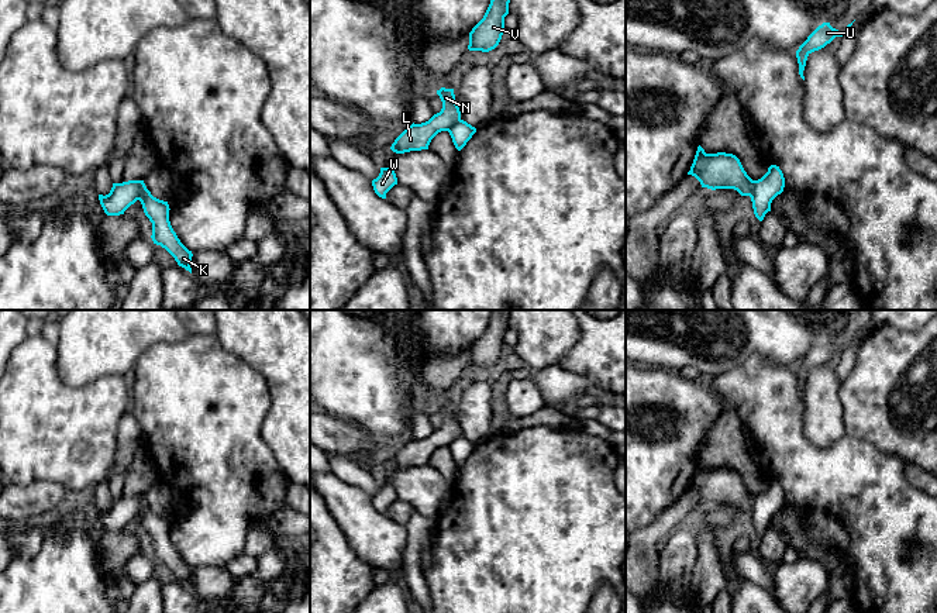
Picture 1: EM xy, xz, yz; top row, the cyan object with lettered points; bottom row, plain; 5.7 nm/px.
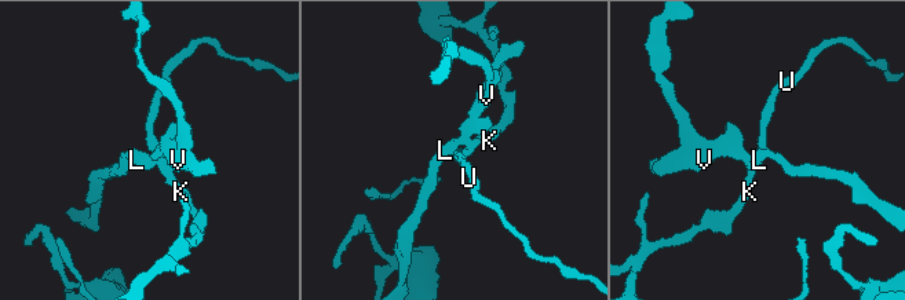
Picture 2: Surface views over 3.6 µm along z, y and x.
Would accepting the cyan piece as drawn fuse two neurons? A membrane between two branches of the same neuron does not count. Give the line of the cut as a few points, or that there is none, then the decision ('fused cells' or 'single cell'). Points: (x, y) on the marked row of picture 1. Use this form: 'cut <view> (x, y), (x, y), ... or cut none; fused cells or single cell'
cut yz (754, 181), (750, 196); fused cells

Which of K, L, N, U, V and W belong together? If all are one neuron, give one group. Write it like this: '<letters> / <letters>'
K U / L N V W

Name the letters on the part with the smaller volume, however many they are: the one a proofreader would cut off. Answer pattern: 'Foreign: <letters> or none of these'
Foreign: L, N, V, W

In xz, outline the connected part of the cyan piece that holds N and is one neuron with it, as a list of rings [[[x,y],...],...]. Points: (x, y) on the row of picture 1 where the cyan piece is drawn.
[[[441,87],[437,90],[442,101],[440,113],[428,121],[409,125],[392,144],[390,149],[396,154],[428,149],[431,140],[441,131],[449,128],[461,120],[461,111],[455,101],[454,89]]]

